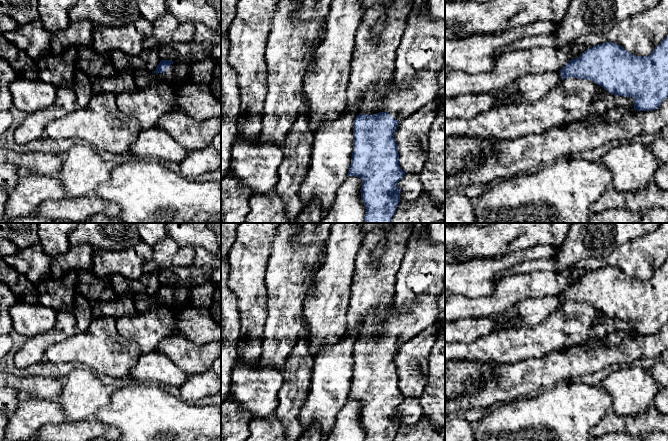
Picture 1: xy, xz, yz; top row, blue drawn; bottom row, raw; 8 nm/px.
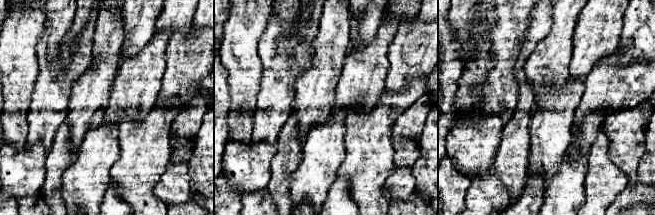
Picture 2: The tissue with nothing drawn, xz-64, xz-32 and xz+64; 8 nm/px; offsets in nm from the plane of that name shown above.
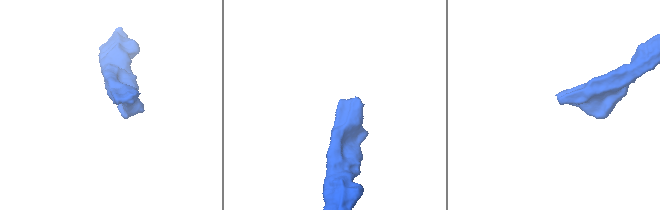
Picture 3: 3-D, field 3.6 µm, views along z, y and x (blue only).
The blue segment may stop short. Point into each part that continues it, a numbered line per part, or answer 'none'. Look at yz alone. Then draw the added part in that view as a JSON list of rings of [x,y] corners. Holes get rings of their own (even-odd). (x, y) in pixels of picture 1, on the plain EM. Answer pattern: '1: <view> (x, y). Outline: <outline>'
1: yz (531, 311). Outline: [[[554,295],[527,298],[502,314],[487,317],[496,322],[495,330],[534,326],[543,322],[561,304],[561,298]]]

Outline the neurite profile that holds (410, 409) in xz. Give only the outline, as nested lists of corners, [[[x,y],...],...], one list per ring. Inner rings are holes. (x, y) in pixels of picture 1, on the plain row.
[[[405,397],[397,409],[401,414],[400,425],[419,424],[423,417],[422,407],[418,398]]]

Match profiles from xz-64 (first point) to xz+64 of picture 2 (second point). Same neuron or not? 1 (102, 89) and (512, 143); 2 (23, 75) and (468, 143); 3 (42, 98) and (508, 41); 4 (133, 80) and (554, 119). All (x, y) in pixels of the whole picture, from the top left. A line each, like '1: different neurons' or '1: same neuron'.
1: same neuron
2: different neurons
3: same neuron
4: different neurons

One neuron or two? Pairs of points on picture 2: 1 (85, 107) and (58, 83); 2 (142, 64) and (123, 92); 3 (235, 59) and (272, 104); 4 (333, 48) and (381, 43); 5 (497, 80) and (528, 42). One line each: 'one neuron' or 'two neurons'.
1: two neurons
2: one neuron
3: two neurons
4: two neurons
5: two neurons

